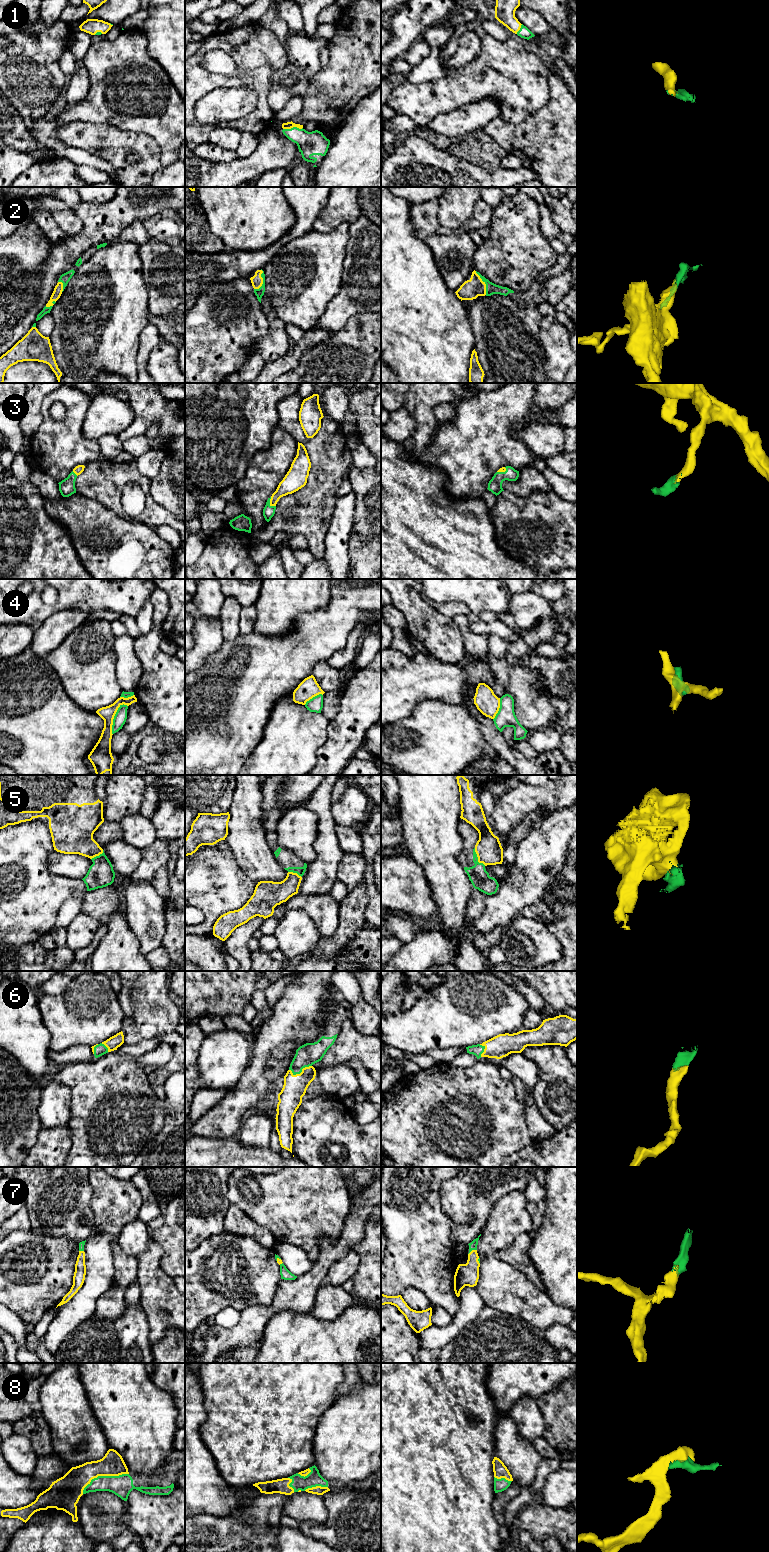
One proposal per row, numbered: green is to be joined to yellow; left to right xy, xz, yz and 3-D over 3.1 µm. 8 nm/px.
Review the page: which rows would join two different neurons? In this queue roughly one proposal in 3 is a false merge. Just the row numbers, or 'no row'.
4, 5

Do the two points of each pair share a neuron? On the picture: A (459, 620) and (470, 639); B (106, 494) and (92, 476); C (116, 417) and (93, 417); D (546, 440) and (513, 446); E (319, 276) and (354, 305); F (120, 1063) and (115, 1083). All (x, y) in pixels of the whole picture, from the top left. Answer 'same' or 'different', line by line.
A: same
B: same
C: same
D: different
E: different
F: same

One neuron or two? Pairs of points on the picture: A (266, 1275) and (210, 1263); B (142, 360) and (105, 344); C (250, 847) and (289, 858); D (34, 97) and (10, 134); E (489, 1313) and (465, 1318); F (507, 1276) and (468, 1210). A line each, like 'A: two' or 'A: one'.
A: one
B: two
C: two
D: two
E: two
F: two

